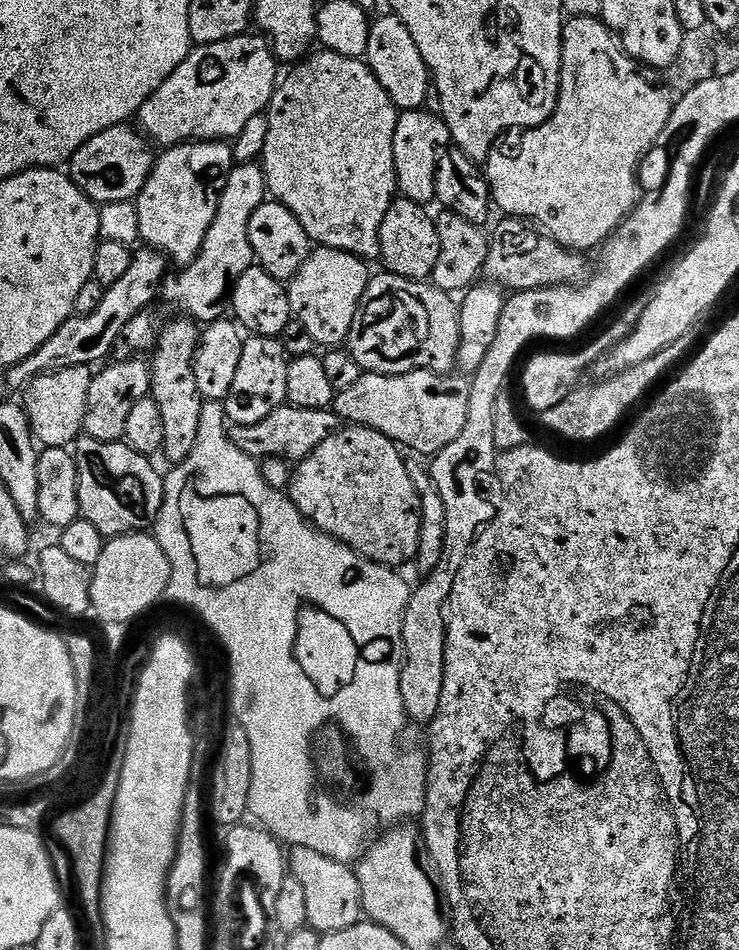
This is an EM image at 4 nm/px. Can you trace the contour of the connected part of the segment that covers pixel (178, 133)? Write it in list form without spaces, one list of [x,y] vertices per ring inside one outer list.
[[[252,35],[193,47],[182,66],[140,108],[143,135],[157,145],[171,146],[198,140],[228,142],[242,134],[246,122],[267,109],[278,83],[278,59],[271,43],[263,35]]]

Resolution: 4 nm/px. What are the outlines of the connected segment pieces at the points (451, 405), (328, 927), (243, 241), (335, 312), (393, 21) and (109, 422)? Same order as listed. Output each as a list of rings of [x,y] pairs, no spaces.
[[[427,370],[401,376],[364,372],[354,386],[337,392],[334,411],[345,425],[378,430],[378,434],[390,438],[409,453],[421,452],[425,458],[431,458],[460,437],[466,426],[470,382],[462,376],[454,377]]]
[[[293,847],[290,852],[290,876],[301,883],[302,890],[306,890],[307,927],[313,932],[337,932],[361,923],[364,916],[362,890],[355,871],[349,865],[326,854],[318,854],[318,850]]]
[[[259,163],[236,164],[232,169],[230,178],[226,182],[226,190],[222,190],[218,202],[218,214],[214,222],[210,222],[210,230],[206,230],[206,242],[202,250],[196,256],[194,262],[183,265],[179,269],[180,277],[165,279],[162,285],[162,300],[165,300],[172,308],[181,308],[187,319],[195,320],[201,325],[207,326],[215,320],[221,319],[226,312],[226,301],[231,297],[232,287],[254,266],[252,247],[250,246],[250,218],[254,218],[254,210],[266,202],[269,195],[268,183],[264,177],[264,169]]]
[[[316,246],[306,262],[302,262],[295,278],[287,281],[295,323],[306,326],[306,334],[310,334],[317,345],[340,346],[347,341],[370,279],[368,268],[369,265],[359,256],[337,248]]]
[[[394,14],[387,15],[377,15],[371,21],[372,29],[370,30],[366,63],[378,78],[378,82],[382,82],[386,94],[390,94],[397,109],[423,109],[428,102],[430,73],[422,58],[422,50],[418,50],[418,42],[414,42],[414,34],[410,34],[410,30],[406,30],[402,21]]]
[[[144,358],[116,360],[104,367],[99,369],[101,372],[97,371],[93,375],[90,382],[90,399],[86,402],[83,435],[98,442],[115,444],[124,439],[130,410],[134,410],[138,402],[149,399],[152,391],[152,370],[149,361]]]

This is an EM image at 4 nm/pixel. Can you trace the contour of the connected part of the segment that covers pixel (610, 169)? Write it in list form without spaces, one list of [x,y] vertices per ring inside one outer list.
[[[574,16],[568,19],[565,19],[564,22],[564,33],[562,34],[562,62],[560,63],[560,97],[556,100],[556,112],[546,121],[544,124],[540,124],[537,128],[529,128],[524,131],[513,130],[497,140],[496,144],[490,150],[490,154],[488,155],[488,159],[486,161],[486,175],[488,177],[488,186],[492,190],[492,198],[497,209],[501,208],[502,211],[505,212],[506,215],[512,216],[508,218],[515,218],[520,222],[531,222],[533,225],[539,226],[547,235],[551,236],[552,239],[557,240],[559,244],[564,248],[571,248],[573,252],[578,252],[581,254],[588,254],[588,251],[593,248],[593,250],[599,249],[601,245],[603,245],[604,241],[608,239],[609,236],[612,235],[613,232],[616,231],[617,228],[620,227],[620,223],[627,218],[628,215],[632,213],[632,209],[636,207],[638,203],[638,192],[636,196],[636,167],[640,164],[640,159],[643,158],[644,155],[647,154],[648,151],[651,150],[652,147],[657,147],[660,135],[662,134],[662,130],[667,126],[668,119],[670,118],[670,114],[672,113],[674,107],[674,101],[672,101],[672,96],[667,92],[664,88],[659,88],[656,85],[656,76],[657,73],[653,71],[653,69],[644,67],[643,64],[638,63],[635,58],[633,58],[628,51],[626,51],[623,46],[620,45],[620,41],[616,38],[616,33],[611,32],[611,30],[604,25],[604,21],[595,17],[595,16]]]

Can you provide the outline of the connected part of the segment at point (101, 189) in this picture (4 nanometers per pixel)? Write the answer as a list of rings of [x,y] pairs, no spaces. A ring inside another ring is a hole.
[[[122,123],[110,130],[102,130],[102,134],[90,138],[90,142],[83,144],[72,155],[70,161],[72,180],[98,206],[110,202],[135,201],[152,172],[153,145],[135,127],[134,129],[128,127],[132,126]]]

